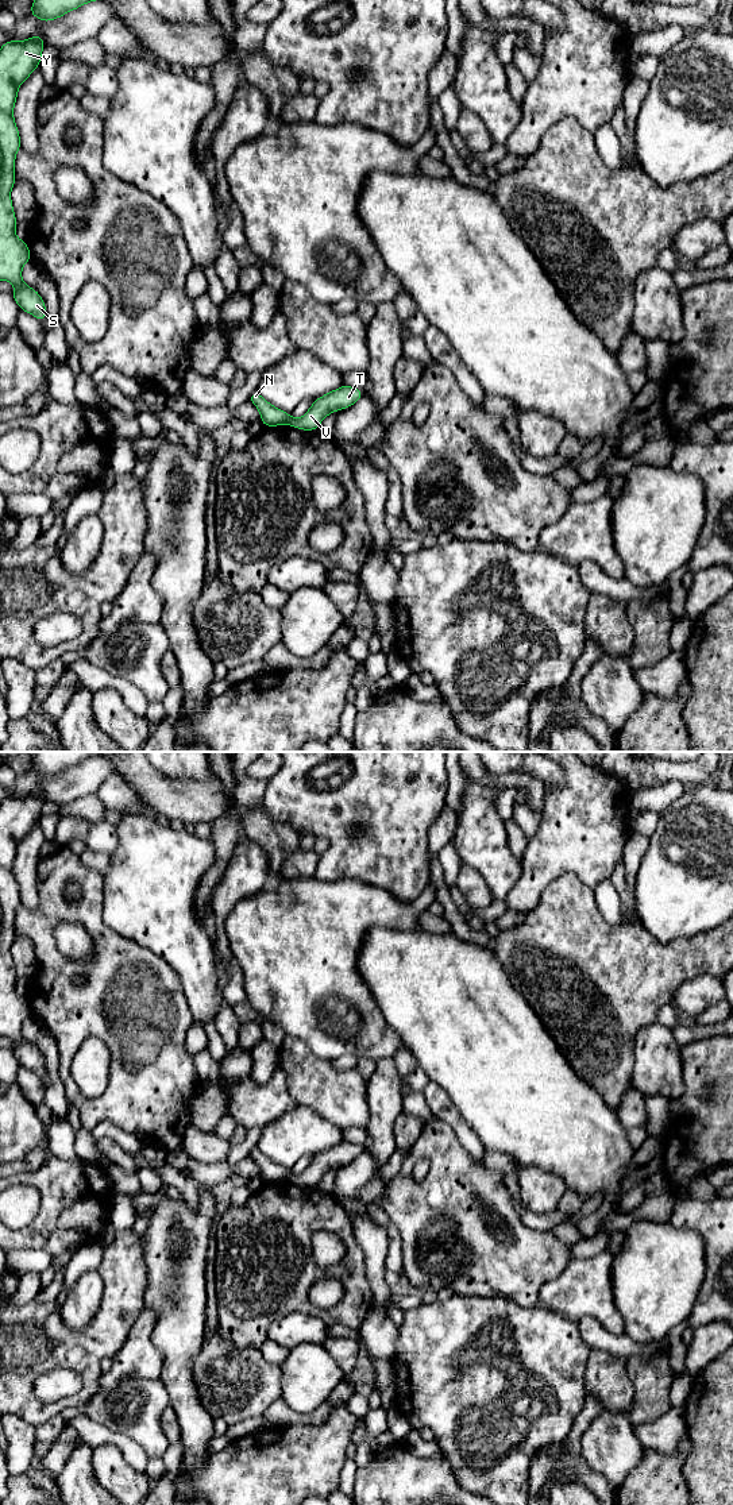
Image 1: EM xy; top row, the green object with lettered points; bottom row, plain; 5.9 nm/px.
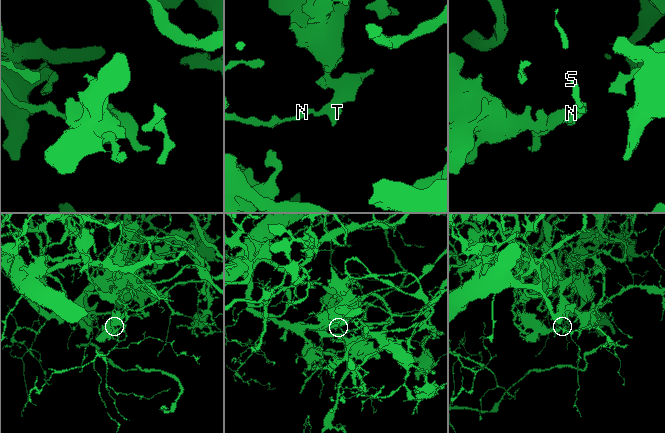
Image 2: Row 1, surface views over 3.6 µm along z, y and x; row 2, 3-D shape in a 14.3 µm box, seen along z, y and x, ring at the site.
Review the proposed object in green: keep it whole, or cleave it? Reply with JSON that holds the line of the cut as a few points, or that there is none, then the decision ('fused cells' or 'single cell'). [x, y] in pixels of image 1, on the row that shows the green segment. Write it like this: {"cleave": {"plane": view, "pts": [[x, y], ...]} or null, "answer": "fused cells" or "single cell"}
{"cleave": {"plane": "xy", "pts": [[290, 416], [286, 424]]}, "answer": "fused cells"}

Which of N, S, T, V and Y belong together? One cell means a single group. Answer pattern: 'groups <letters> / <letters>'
groups N S Y / T V

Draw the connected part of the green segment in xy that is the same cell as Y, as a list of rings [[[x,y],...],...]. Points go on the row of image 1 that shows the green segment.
[[[40,35],[26,40],[7,40],[0,47],[0,279],[11,282],[18,306],[40,323],[46,319],[46,304],[40,294],[22,279],[22,269],[31,259],[26,242],[15,234],[18,224],[11,190],[16,182],[15,158],[20,150],[20,135],[13,119],[18,90],[40,65],[46,47]]]

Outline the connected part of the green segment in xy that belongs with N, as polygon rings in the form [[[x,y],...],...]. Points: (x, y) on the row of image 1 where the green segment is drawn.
[[[254,391],[248,397],[248,401],[251,401],[259,410],[259,414],[262,417],[261,422],[265,427],[288,425],[290,414],[281,410],[279,408],[273,406],[258,391]]]

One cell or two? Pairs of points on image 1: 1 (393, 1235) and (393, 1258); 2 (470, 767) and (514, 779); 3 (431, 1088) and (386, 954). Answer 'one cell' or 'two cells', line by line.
1: one cell
2: one cell
3: two cells

